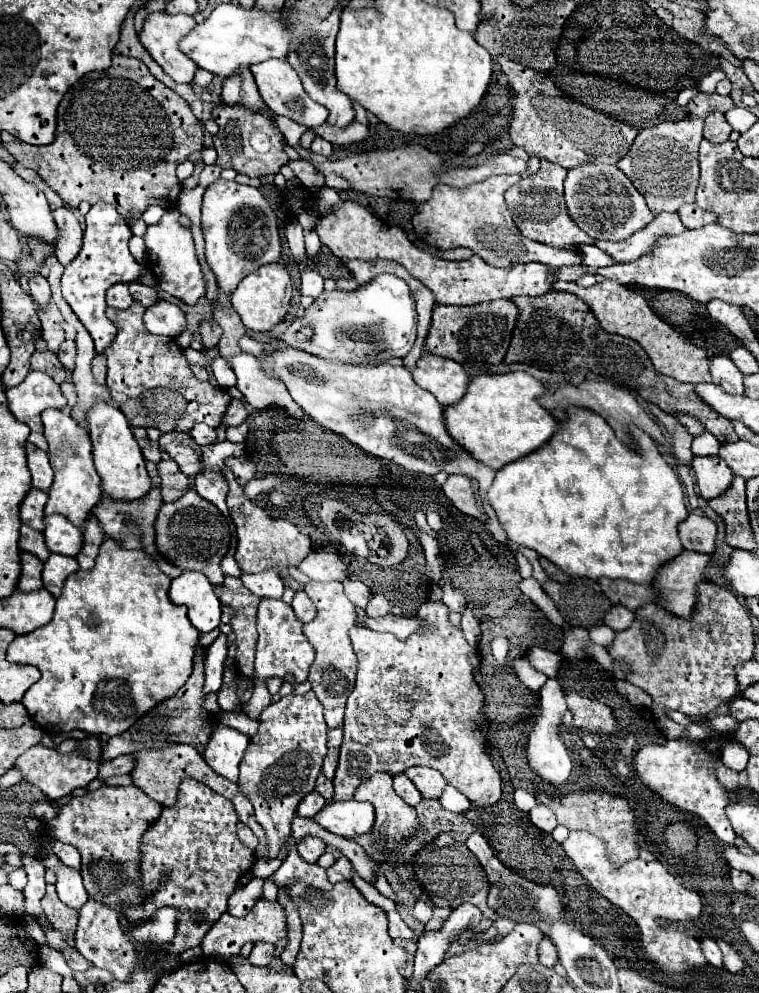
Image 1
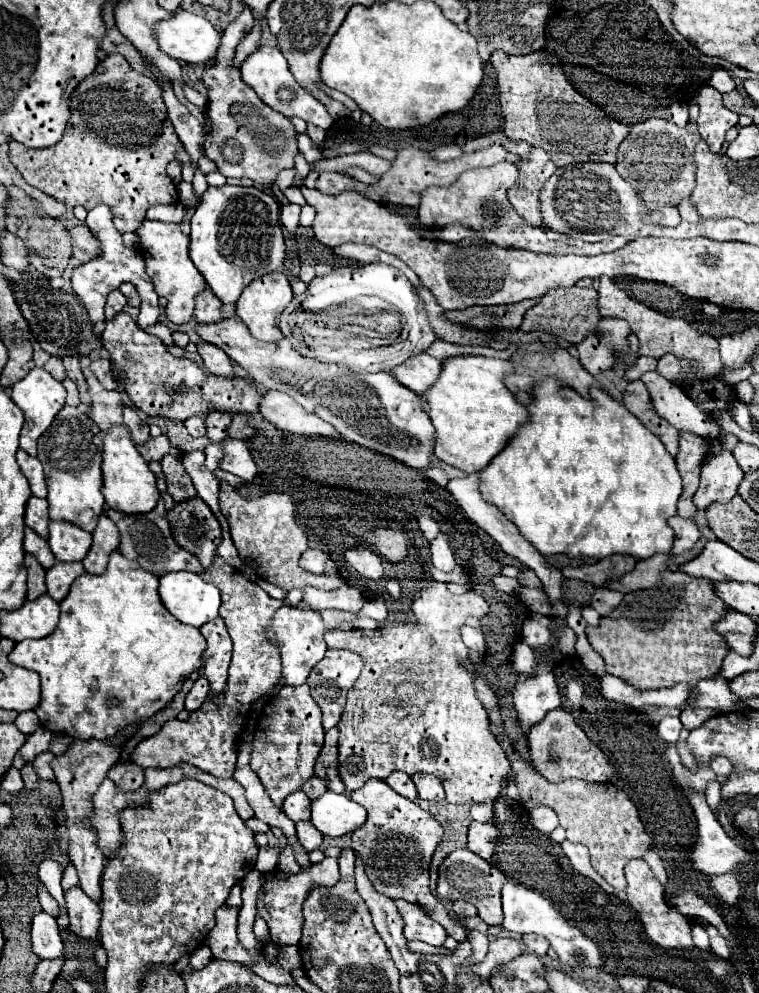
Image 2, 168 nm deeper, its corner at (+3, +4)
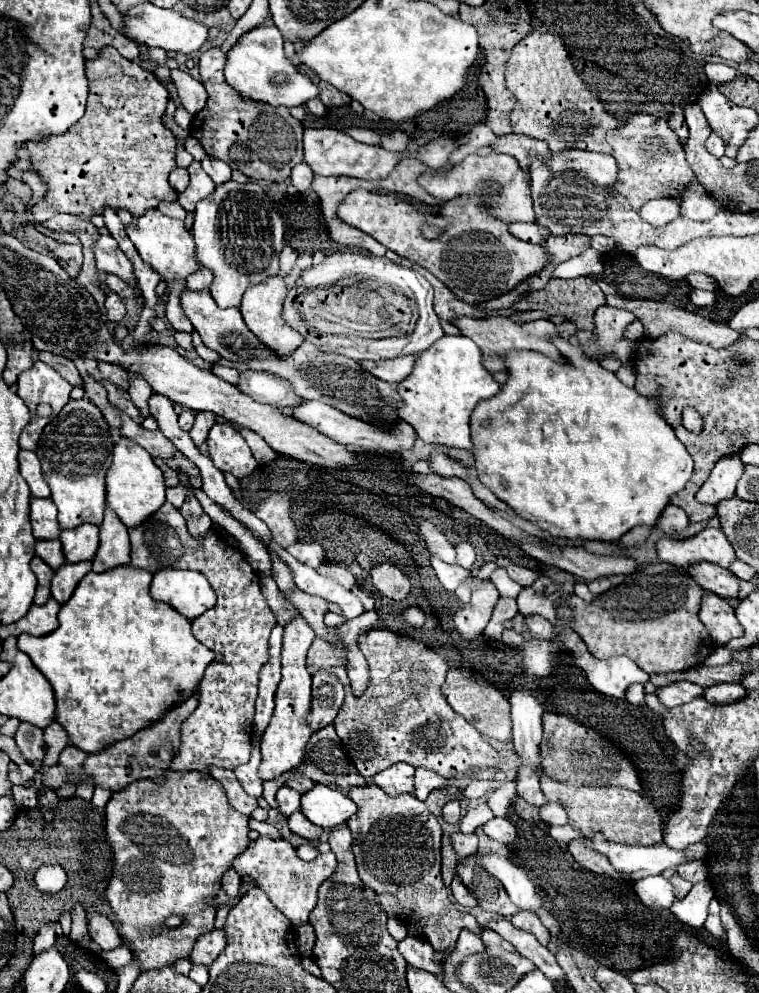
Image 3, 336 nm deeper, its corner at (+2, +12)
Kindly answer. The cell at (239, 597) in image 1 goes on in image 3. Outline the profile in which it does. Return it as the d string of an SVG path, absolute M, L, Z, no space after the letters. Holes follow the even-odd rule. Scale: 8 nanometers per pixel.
M164 502L162 508L144 520L140 526L128 528L132 562L136 568L158 572L162 568L182 568L202 572L218 594L218 602L212 610L198 616L192 622L192 634L204 646L220 654L218 664L210 664L200 682L200 704L180 728L180 748L170 762L170 770L200 770L208 766L220 766L234 770L246 764L250 758L252 718L254 702L258 696L258 676L268 654L268 638L276 626L276 614L262 596L260 582L252 566L216 532L208 532L202 540L188 534L186 522L178 508Z

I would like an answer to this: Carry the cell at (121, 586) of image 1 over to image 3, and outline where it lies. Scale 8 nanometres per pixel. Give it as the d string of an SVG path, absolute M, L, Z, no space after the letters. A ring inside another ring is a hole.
M124 564L124 566L118 566L118 568L112 568L112 570L106 570L106 572L88 572L78 588L74 590L72 598L60 608L58 612L58 622L60 626L46 634L46 636L32 636L32 634L22 634L18 636L18 650L28 654L30 660L34 662L34 666L48 678L52 690L54 690L54 696L56 696L56 722L68 732L72 744L84 752L98 752L102 750L106 744L114 744L118 740L126 740L130 738L134 732L146 728L150 722L158 720L162 716L164 710L168 710L174 702L182 700L182 698L188 698L196 692L196 686L198 682L202 680L204 676L204 670L206 666L214 660L214 652L210 648L206 648L204 644L200 644L194 636L192 636L192 630L190 630L190 622L180 614L176 612L174 608L170 608L168 604L164 602L158 602L150 596L150 582L152 582L152 572L144 570L144 568L134 568L132 564Z

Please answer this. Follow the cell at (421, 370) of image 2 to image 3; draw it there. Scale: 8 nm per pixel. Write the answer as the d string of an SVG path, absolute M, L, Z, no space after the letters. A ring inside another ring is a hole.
M402 356L402 358L394 358L394 360L380 360L380 362L364 360L360 364L362 364L362 368L366 368L376 378L386 380L390 384L400 384L414 370L416 356Z

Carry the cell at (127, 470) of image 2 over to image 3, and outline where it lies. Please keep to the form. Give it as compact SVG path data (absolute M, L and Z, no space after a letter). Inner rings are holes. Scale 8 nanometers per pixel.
M122 436L112 450L112 464L106 470L106 500L108 506L118 514L118 518L128 526L138 526L150 514L154 514L164 504L164 478L160 468L154 464L152 456L134 444L134 440Z

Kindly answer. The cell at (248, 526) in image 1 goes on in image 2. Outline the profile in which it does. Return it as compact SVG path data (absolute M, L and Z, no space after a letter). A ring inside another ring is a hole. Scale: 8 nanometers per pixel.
M221 484L221 514L229 522L229 530L241 560L253 568L259 578L283 588L293 590L301 586L315 586L319 590L335 590L343 584L343 578L339 574L321 574L313 576L299 568L299 556L303 550L307 550L307 536L295 522L293 502L289 494L269 492L257 500L245 500L241 498L229 484Z

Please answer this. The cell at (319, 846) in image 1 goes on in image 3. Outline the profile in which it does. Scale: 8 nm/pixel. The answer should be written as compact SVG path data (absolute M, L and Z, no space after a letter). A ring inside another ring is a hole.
M294 812L290 818L288 818L288 826L290 826L290 830L294 832L294 834L298 834L298 836L302 836L302 838L306 838L306 840L318 840L320 838L320 834L322 834L322 828L320 826L316 826L316 824L312 824L302 812Z

